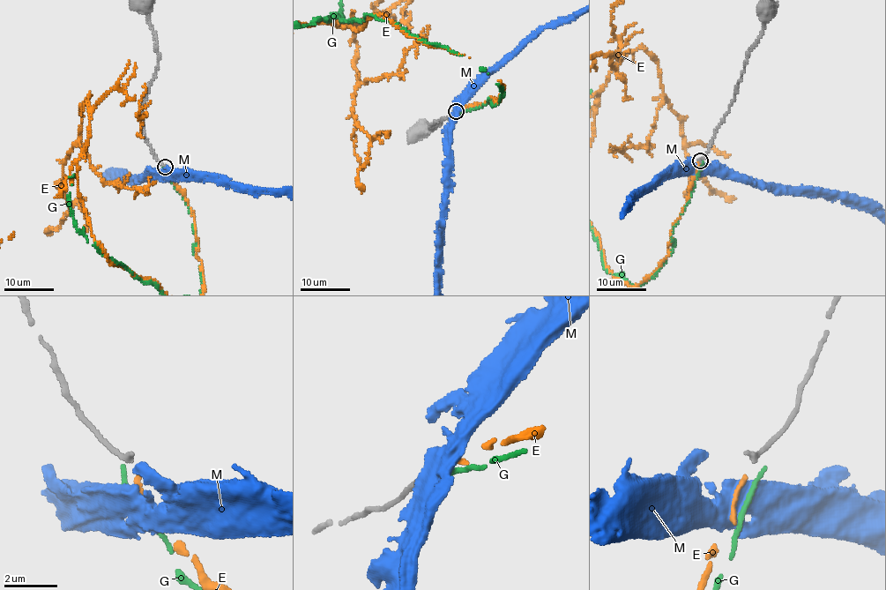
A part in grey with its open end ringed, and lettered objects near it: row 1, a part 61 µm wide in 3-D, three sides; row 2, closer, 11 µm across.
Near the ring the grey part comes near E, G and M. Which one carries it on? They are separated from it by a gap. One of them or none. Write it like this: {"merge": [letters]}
{"merge": ["E"]}

